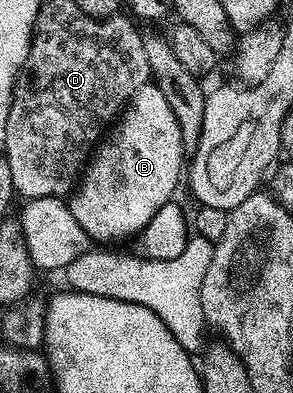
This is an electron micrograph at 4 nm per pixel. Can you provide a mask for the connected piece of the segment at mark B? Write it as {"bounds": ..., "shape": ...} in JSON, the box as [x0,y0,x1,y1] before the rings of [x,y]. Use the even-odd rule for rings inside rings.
{"bounds":[70,82,185,241],"shape":[[[149,82],[135,92],[121,119],[94,149],[77,191],[70,197],[72,214],[92,241],[130,241],[175,196],[184,168],[185,153],[177,118],[173,118],[165,94]]]}

